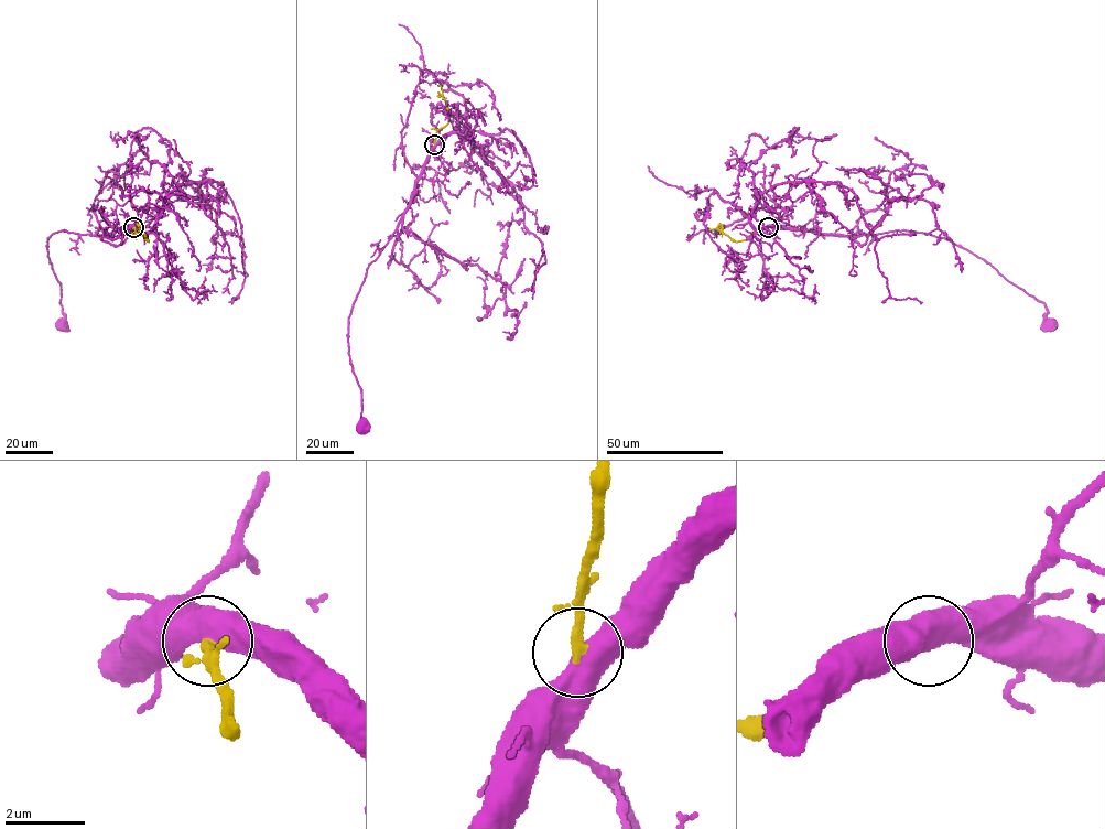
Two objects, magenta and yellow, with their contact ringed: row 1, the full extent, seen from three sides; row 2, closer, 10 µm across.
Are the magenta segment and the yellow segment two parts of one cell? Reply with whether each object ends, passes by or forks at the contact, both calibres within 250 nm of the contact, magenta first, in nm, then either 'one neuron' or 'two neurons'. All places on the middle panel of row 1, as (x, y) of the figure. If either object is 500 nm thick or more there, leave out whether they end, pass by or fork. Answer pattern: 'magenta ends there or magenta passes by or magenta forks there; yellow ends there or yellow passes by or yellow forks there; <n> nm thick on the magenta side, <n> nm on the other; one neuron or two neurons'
550 nm thick on the magenta side, 240 nm on the other; two neurons

